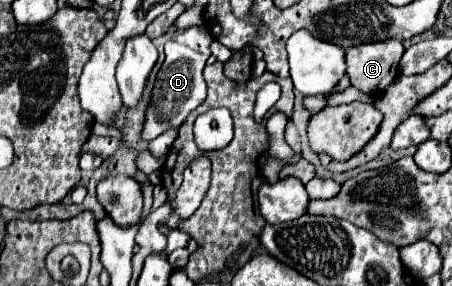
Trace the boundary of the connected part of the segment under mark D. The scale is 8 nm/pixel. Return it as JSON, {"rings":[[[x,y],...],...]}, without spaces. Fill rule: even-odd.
{"rings":[[[190,27],[184,33],[166,41],[164,45],[166,59],[158,71],[156,83],[152,87],[152,99],[148,103],[144,117],[144,127],[142,127],[144,141],[152,141],[172,127],[180,127],[186,121],[186,117],[198,105],[202,105],[202,101],[206,99],[206,83],[202,77],[202,69],[206,65],[206,59],[210,57],[212,41],[214,35],[208,29],[200,29],[200,27]]]}

